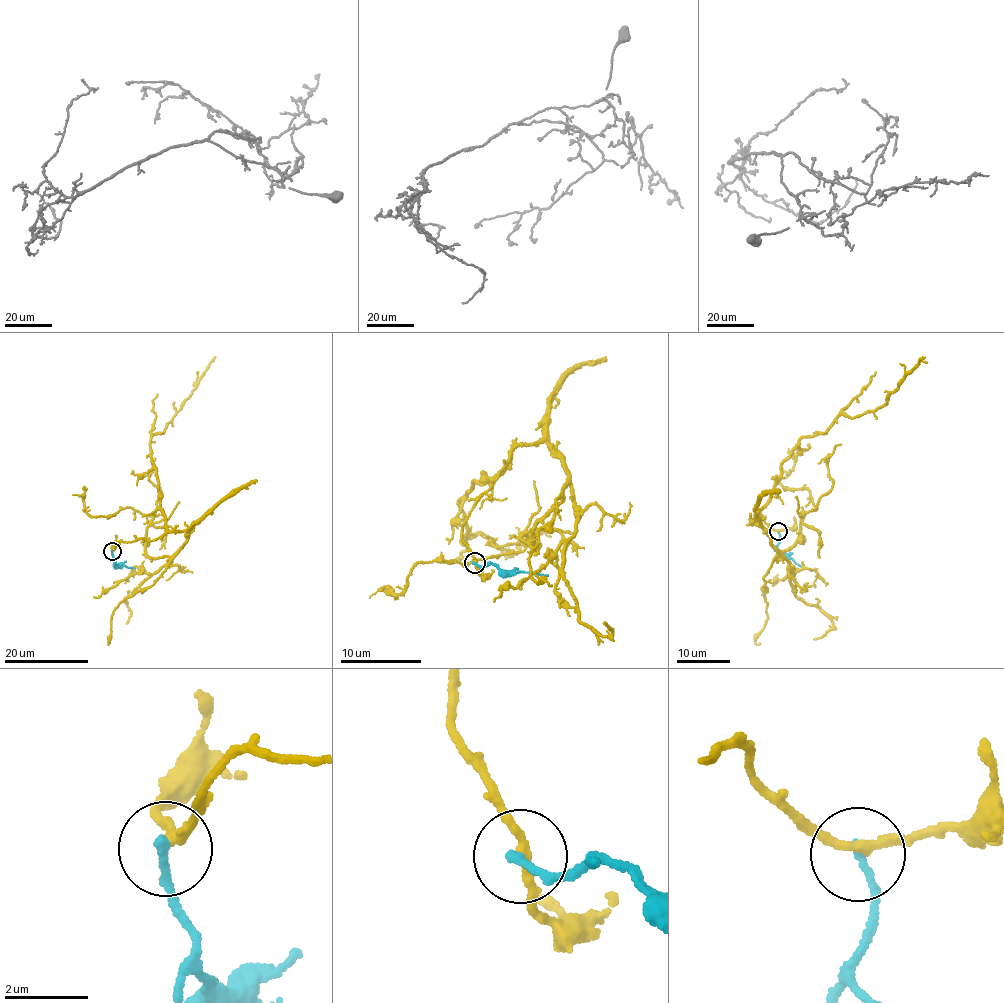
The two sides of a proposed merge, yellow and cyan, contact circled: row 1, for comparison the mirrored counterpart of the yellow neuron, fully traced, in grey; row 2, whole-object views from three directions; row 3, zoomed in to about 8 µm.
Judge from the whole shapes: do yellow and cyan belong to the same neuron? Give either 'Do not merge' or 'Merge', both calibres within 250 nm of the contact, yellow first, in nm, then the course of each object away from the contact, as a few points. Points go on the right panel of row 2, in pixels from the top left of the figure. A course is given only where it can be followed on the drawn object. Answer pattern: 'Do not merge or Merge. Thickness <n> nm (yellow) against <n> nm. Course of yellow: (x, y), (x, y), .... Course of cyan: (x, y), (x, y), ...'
Do not merge. Thickness 200 nm (yellow) against 200 nm. Course of yellow: (778, 531), (751, 520), (776, 560), (816, 508), (809, 490), (776, 481), (793, 467), (789, 449). Course of cyan: (778, 532), (777, 547), (804, 568)

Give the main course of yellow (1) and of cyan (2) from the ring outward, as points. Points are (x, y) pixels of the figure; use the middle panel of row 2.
1: (474, 562), (463, 522), (513, 450), (543, 442), (569, 471), (531, 543), (416, 563), (400, 594), (370, 598)
2: (475, 562), (484, 567), (490, 563), (508, 573), (526, 571), (547, 576)

